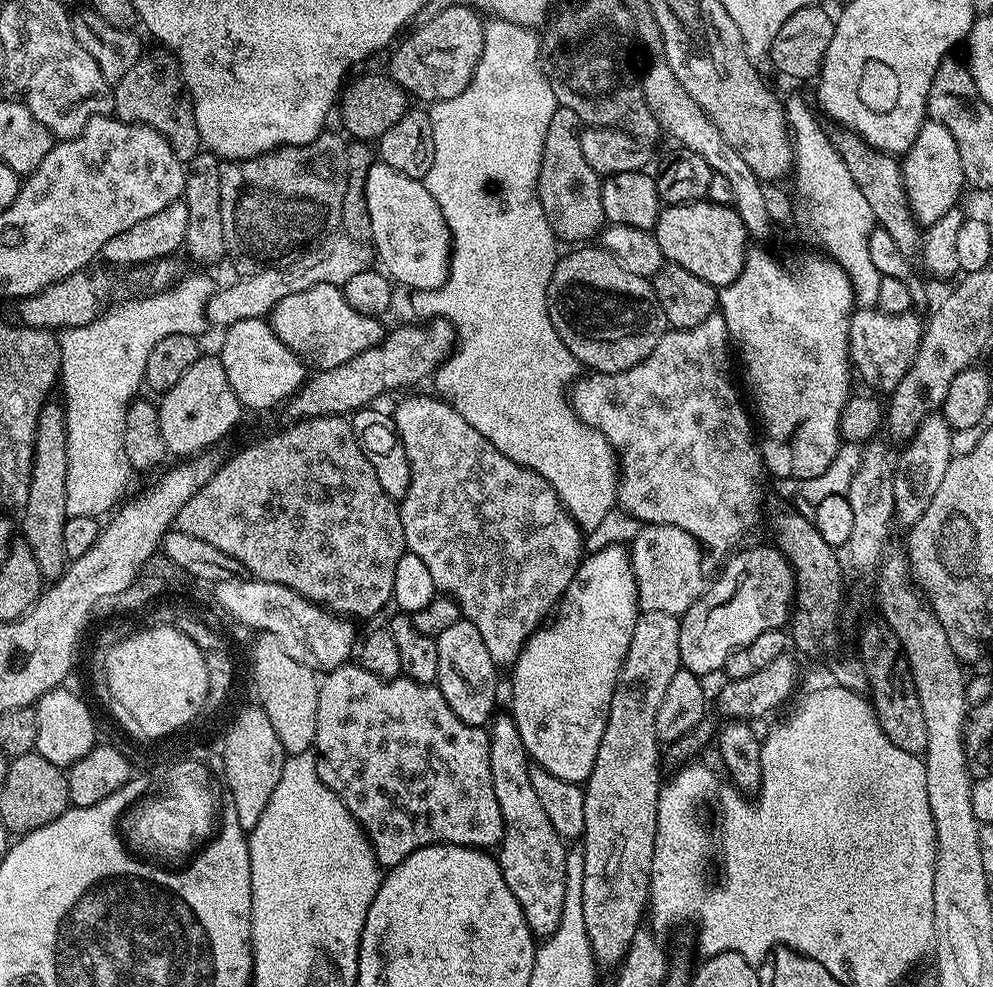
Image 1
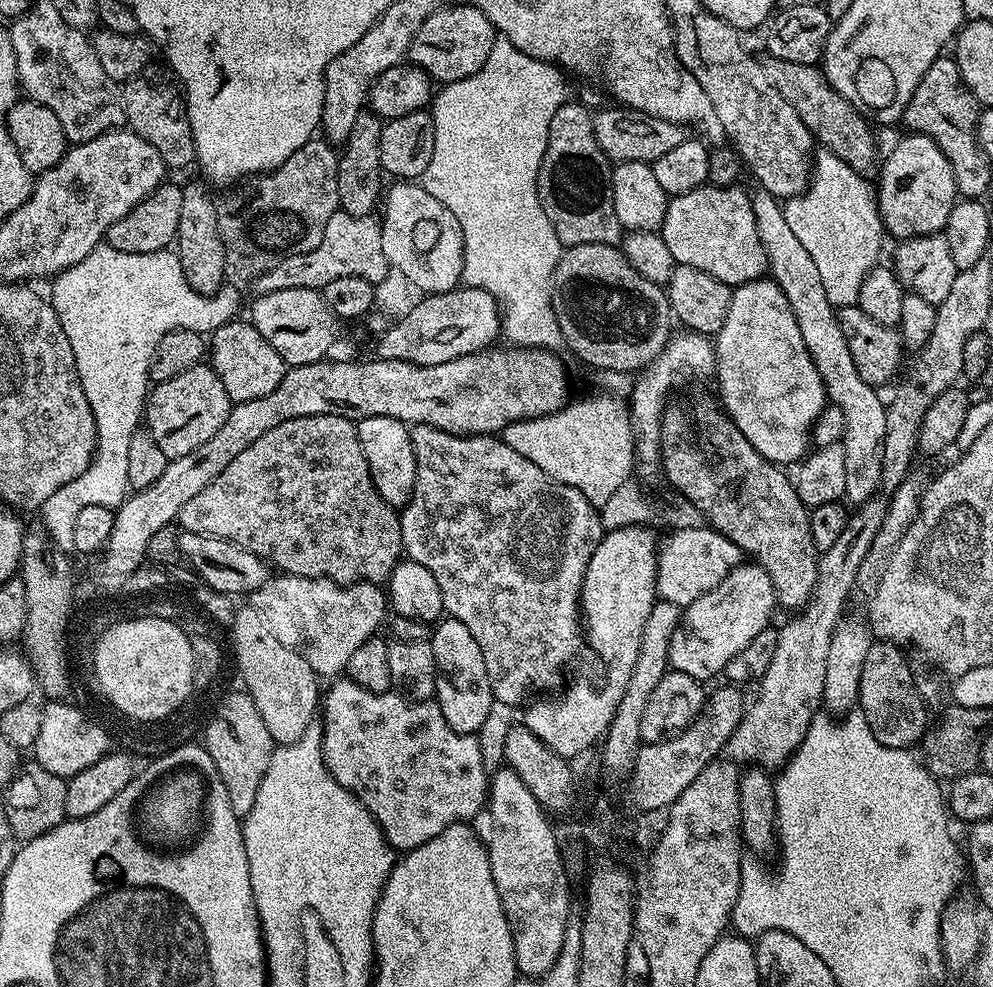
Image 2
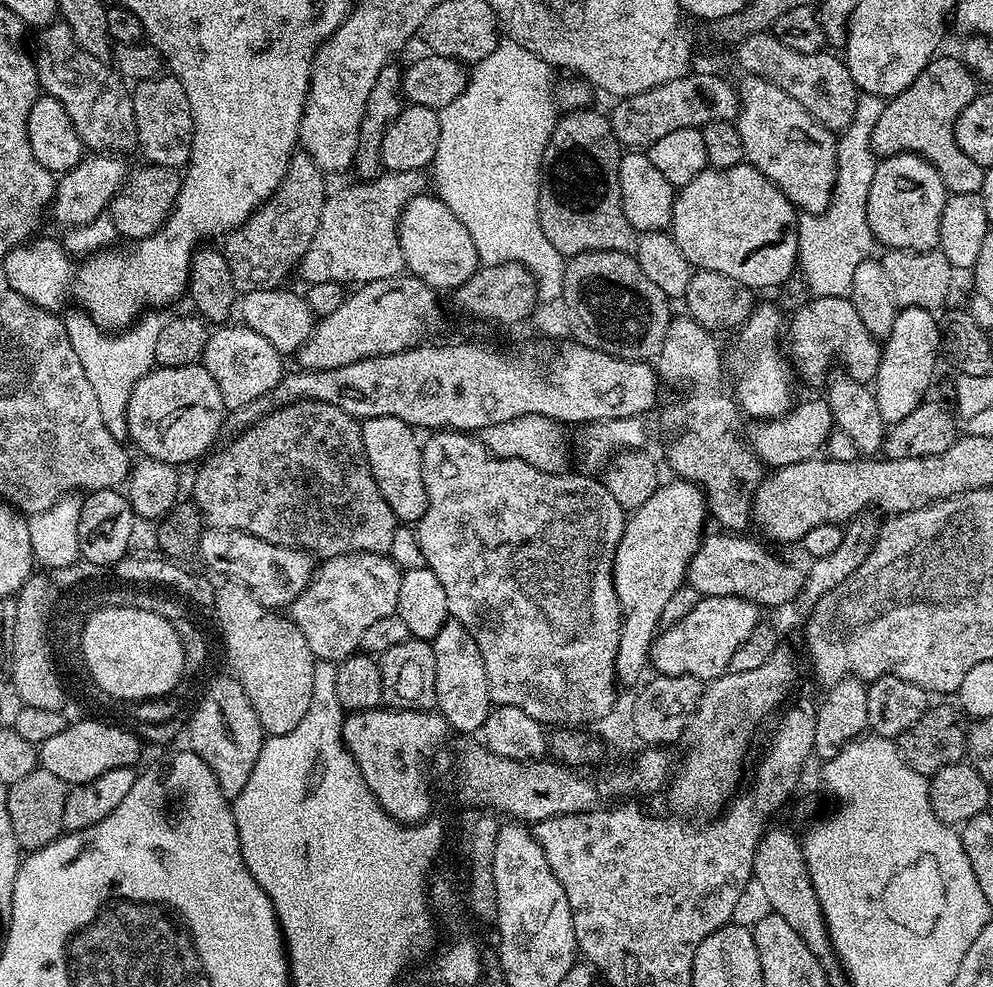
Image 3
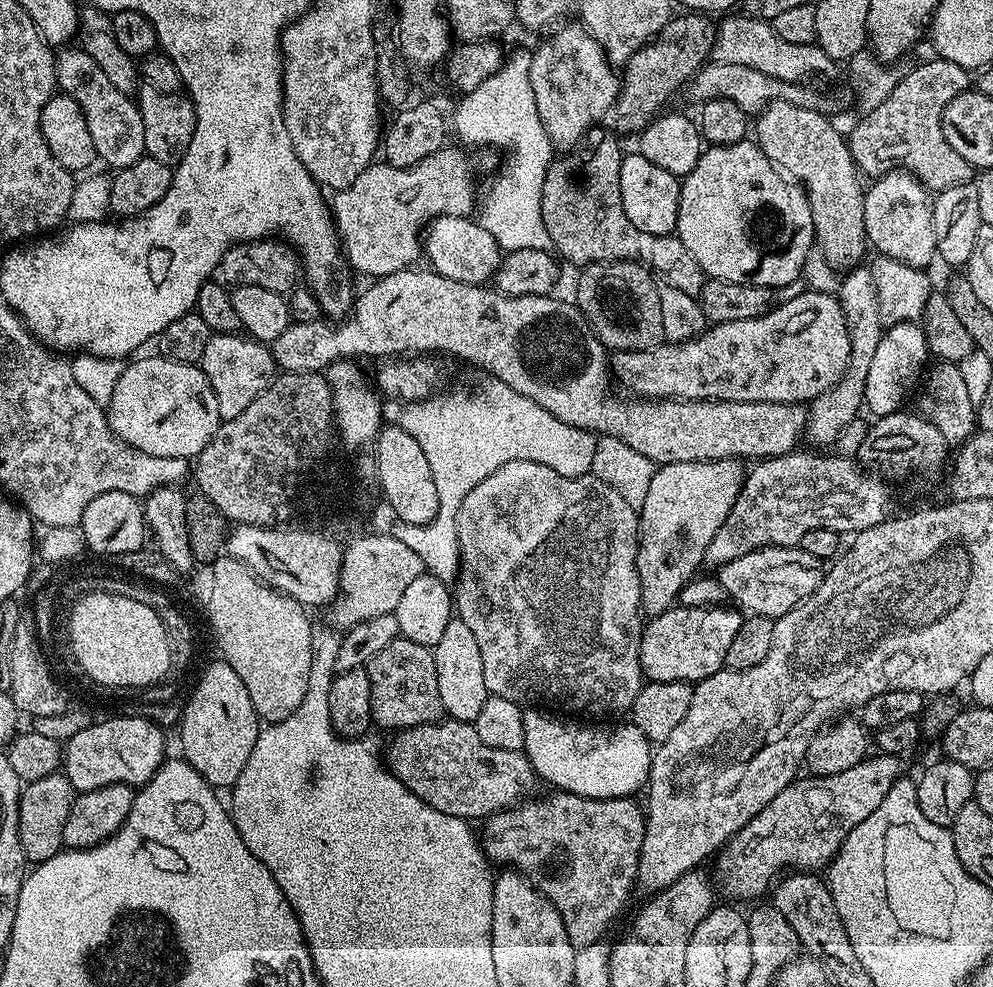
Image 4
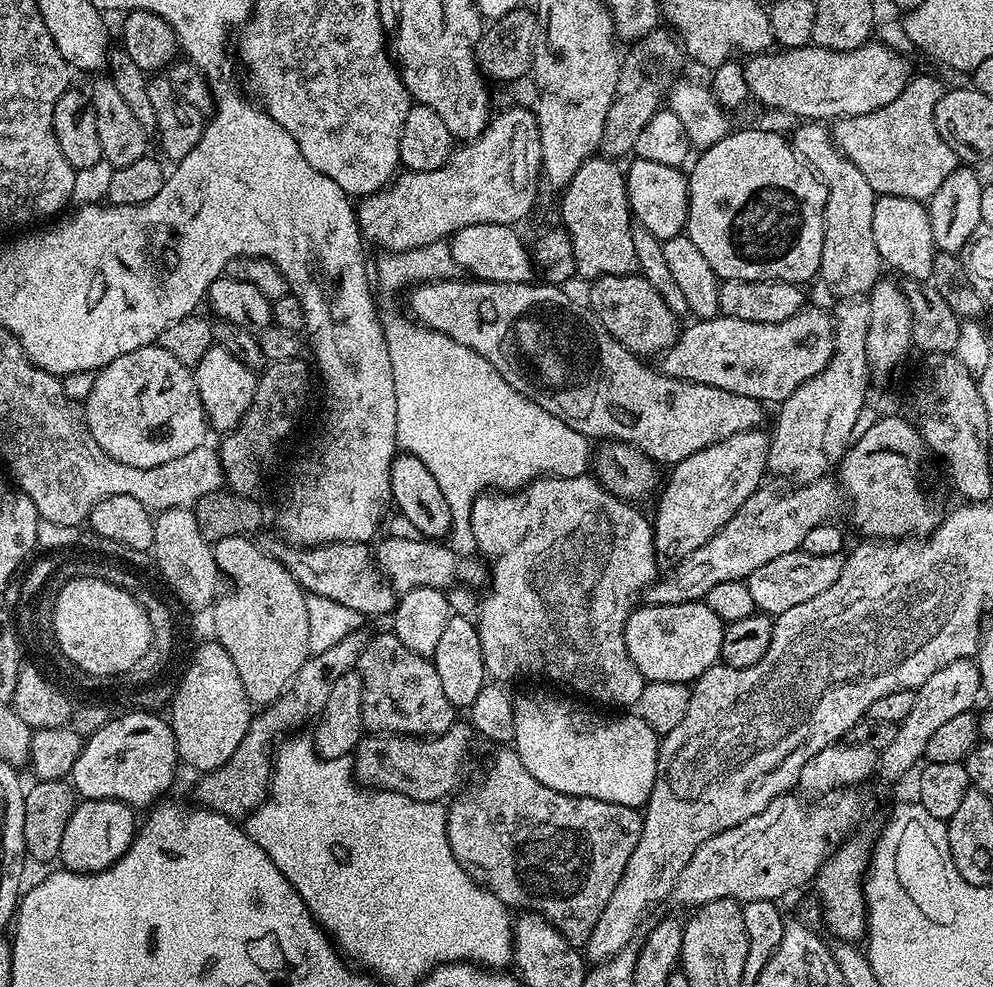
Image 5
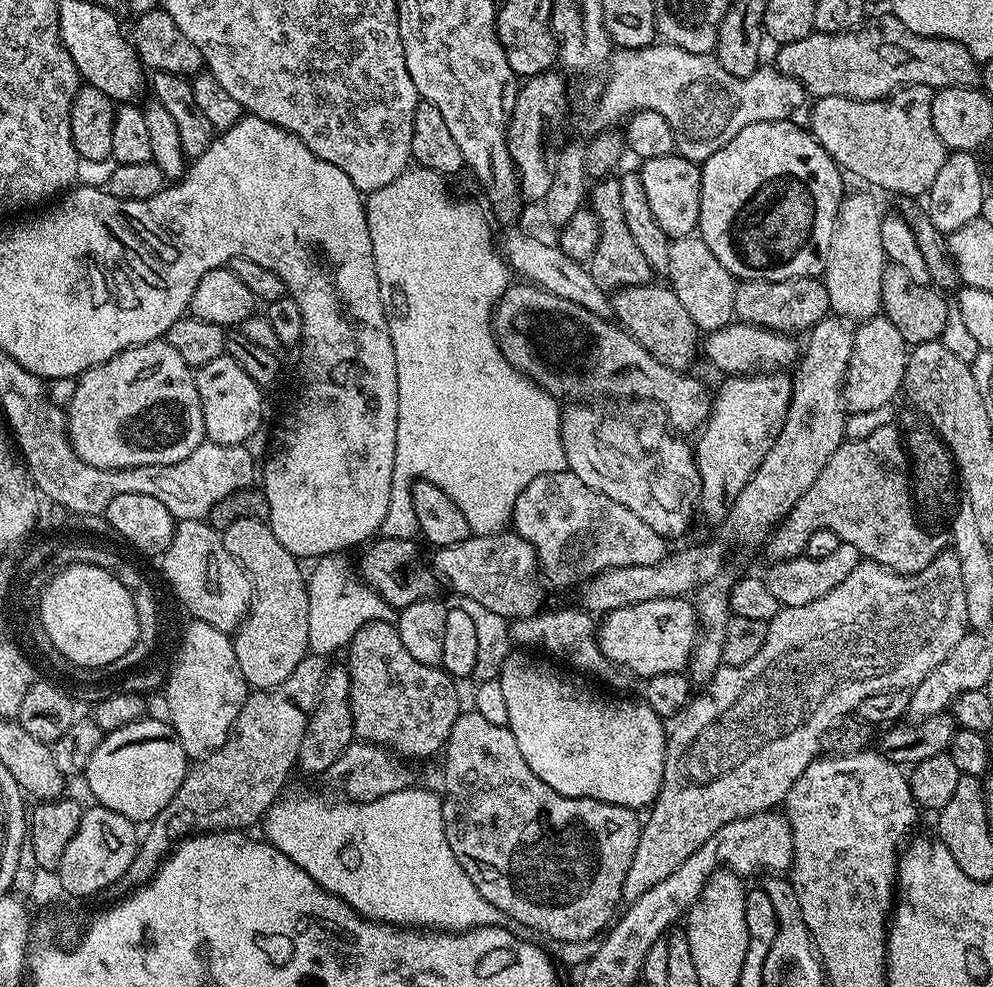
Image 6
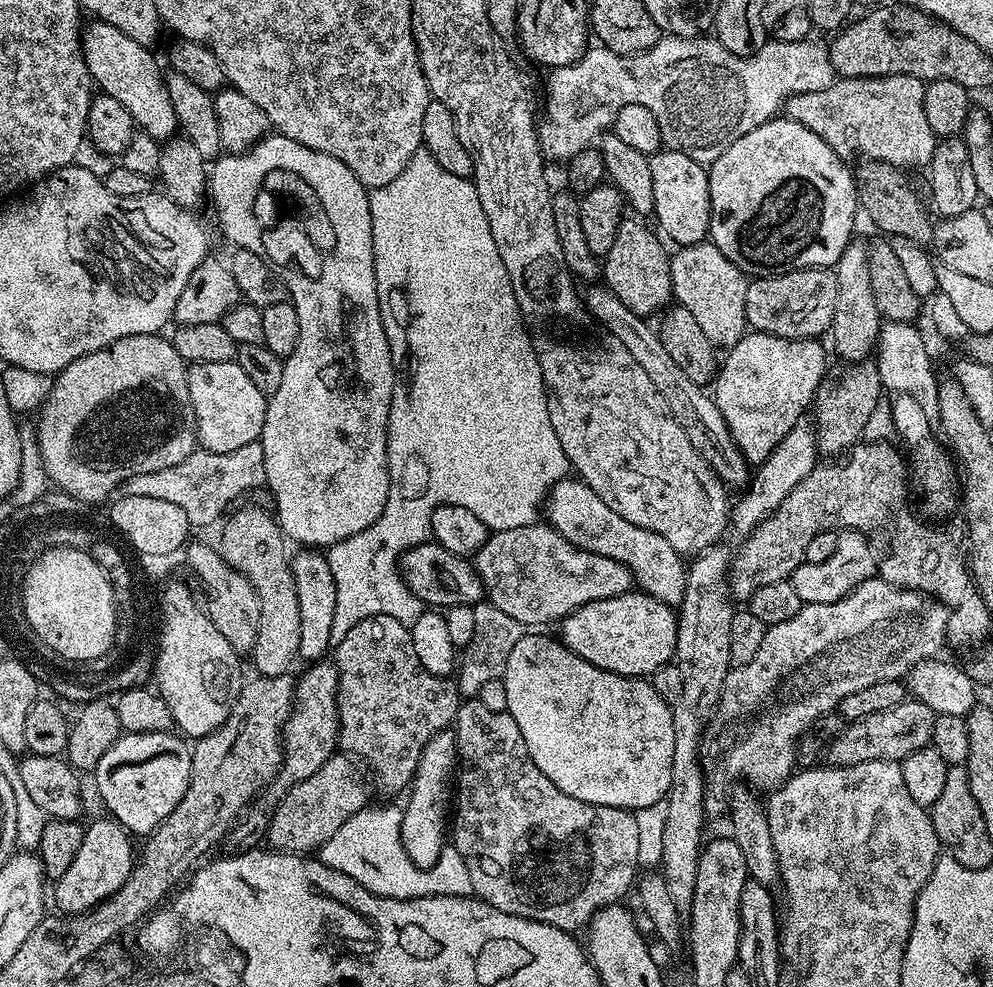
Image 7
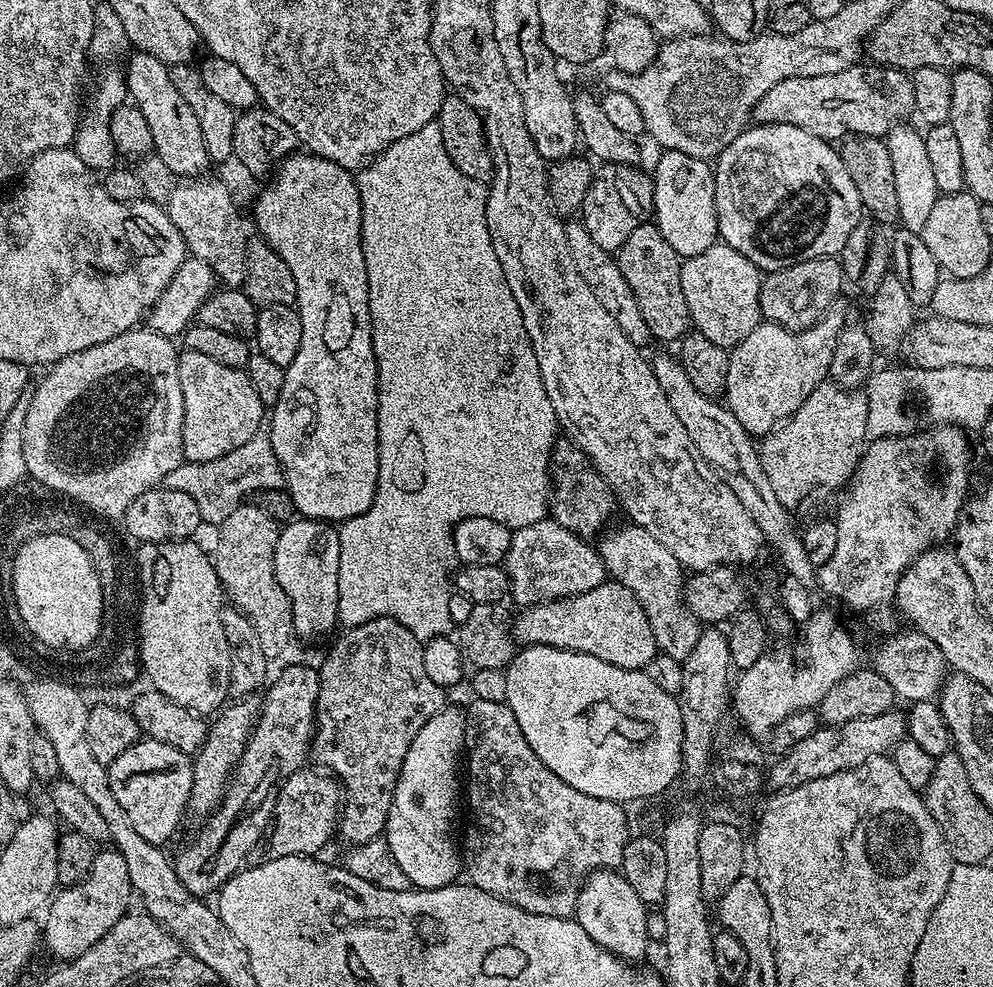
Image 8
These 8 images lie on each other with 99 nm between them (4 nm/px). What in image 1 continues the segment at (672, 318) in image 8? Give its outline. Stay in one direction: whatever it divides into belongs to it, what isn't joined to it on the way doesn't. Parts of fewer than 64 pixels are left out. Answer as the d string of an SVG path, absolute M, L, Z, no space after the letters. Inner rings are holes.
M557 106L554 118L550 118L550 130L546 130L546 146L542 150L542 166L538 174L536 197L542 202L542 210L550 222L552 232L557 241L569 240L569 245L576 246L588 242L591 236L599 237L605 227L604 211L602 210L602 176L591 168L583 157L580 149L582 125L574 110Z

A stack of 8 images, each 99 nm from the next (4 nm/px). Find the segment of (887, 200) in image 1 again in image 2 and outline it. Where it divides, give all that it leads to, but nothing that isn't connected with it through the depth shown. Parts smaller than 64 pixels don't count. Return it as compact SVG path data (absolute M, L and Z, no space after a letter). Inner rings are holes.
M765 55L762 63L766 70L766 78L770 78L770 82L778 90L778 94L782 94L782 98L786 98L786 102L790 102L790 106L794 106L794 110L798 110L798 118L802 118L802 122L810 130L813 141L821 149L838 154L838 158L842 158L856 172L868 174L871 173L872 167L872 171L877 167L878 156L876 160L876 136L872 133L873 125L868 117L862 115L850 102L846 102L846 98L842 98L842 94L838 94L838 90L834 90L830 86L830 82L817 65L784 62L770 55Z

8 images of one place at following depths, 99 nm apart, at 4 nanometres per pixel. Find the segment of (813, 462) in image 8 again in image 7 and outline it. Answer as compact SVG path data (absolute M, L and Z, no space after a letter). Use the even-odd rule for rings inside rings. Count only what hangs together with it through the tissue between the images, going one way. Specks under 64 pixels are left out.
M871 359L844 362L839 366L841 368L833 367L824 373L814 401L816 446L821 453L829 452L832 458L847 453L863 437L866 422L881 403L882 393L880 375Z

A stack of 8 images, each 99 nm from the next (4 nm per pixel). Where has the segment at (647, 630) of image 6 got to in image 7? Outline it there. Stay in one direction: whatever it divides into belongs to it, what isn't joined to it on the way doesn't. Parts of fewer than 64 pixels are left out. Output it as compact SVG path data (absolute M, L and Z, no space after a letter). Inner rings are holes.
M643 590L586 602L578 610L559 621L559 639L574 654L596 668L619 676L648 678L664 664L673 663L676 655L676 625L678 616L664 604L659 595Z

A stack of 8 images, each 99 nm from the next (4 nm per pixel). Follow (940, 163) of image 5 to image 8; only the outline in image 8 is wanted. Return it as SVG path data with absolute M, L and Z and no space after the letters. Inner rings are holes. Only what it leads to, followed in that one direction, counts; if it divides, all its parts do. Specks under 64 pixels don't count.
M857 62L838 74L818 74L786 78L752 108L756 124L789 124L829 142L850 136L884 138L896 124L907 121L914 112L914 86L909 73L875 62Z

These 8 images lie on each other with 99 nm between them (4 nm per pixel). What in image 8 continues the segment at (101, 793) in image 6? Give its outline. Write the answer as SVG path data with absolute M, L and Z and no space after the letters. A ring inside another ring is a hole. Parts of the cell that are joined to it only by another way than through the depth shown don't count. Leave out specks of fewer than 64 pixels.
M142 738L130 750L118 754L112 764L107 765L108 777L110 778L110 790L114 790L114 798L126 810L134 830L146 838L151 844L167 845L167 840L176 832L180 819L188 812L188 799L192 793L192 760L189 753L178 750L169 744L163 744L151 738Z

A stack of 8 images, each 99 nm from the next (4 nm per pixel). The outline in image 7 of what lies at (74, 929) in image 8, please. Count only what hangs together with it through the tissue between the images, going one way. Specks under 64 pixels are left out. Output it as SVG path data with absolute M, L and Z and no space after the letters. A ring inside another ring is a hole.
M103 818L85 827L82 847L78 850L74 863L68 867L66 874L55 881L56 900L60 903L59 911L64 914L87 914L97 904L110 898L126 882L132 872L134 850L133 837L127 828L123 828L117 820Z

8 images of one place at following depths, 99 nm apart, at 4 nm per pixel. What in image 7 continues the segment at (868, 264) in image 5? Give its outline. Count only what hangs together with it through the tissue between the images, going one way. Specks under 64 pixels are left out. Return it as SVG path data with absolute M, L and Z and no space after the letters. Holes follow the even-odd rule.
M860 238L853 239L846 246L842 258L834 265L838 282L838 306L834 306L834 322L830 329L832 344L844 362L867 360L873 355L876 338L880 334L882 317L874 302L874 289L870 287L870 270L868 269L869 245Z

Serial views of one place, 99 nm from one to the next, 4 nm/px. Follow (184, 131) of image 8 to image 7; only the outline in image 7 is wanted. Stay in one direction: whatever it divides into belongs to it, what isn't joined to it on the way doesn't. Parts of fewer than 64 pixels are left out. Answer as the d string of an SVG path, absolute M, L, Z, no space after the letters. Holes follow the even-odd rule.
M92 22L89 28L87 25L82 32L82 43L84 61L92 75L93 85L103 95L118 98L118 102L130 110L130 118L134 118L137 129L161 142L177 135L174 105L170 102L160 64L152 57L151 47L134 42L134 38L126 38L122 30L103 22Z

